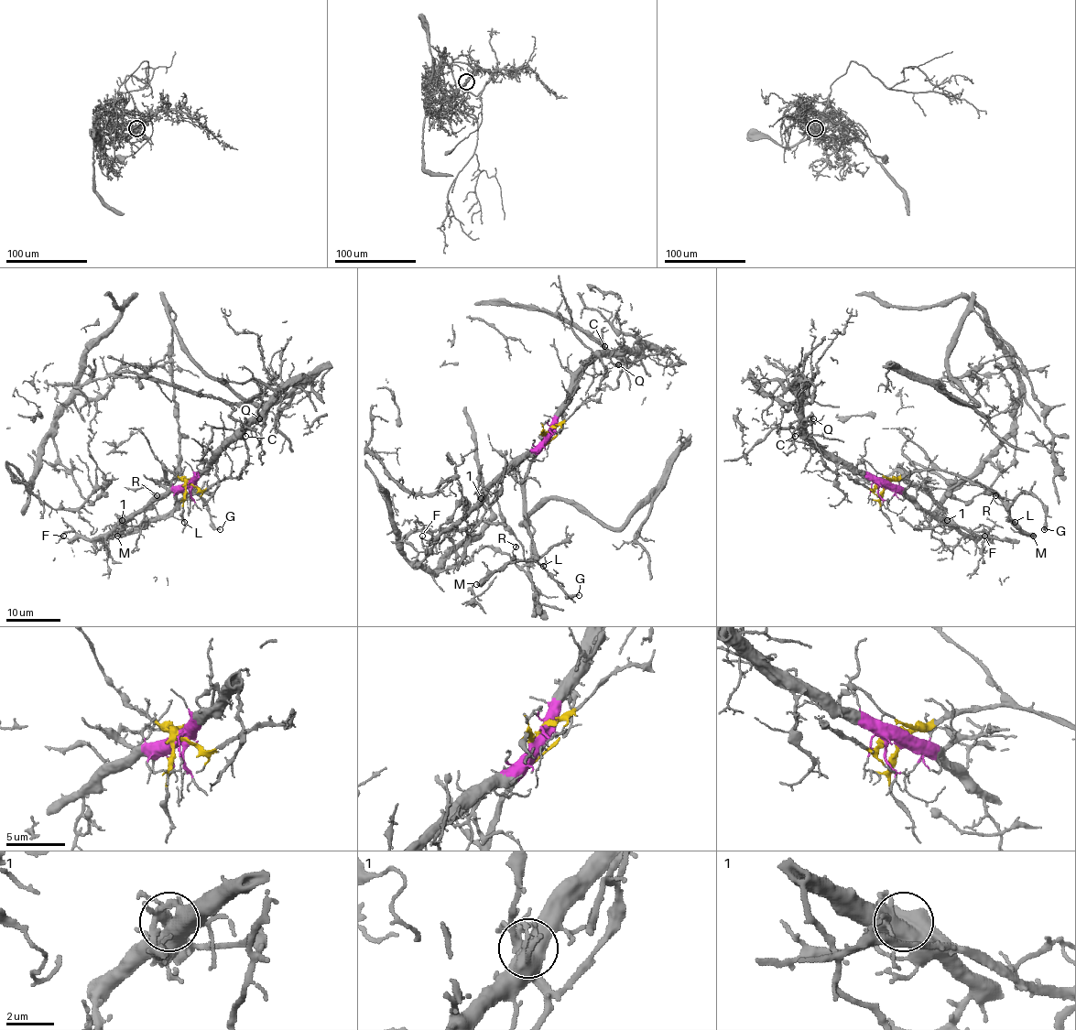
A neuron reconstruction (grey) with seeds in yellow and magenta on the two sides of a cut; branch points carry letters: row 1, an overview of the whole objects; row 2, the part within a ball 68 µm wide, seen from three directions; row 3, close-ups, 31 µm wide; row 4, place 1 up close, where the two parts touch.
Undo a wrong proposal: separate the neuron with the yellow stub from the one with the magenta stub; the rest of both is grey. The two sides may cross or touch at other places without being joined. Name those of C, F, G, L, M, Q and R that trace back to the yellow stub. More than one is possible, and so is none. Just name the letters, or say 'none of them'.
G, L, M, R

